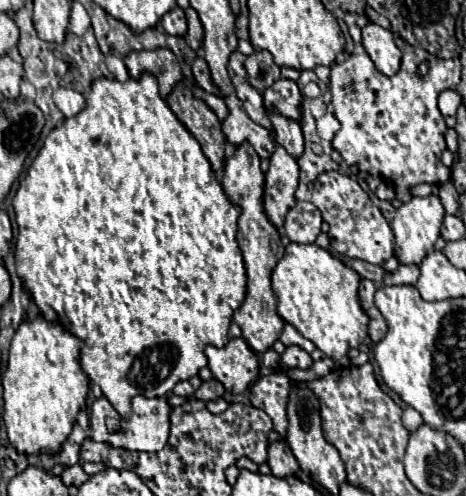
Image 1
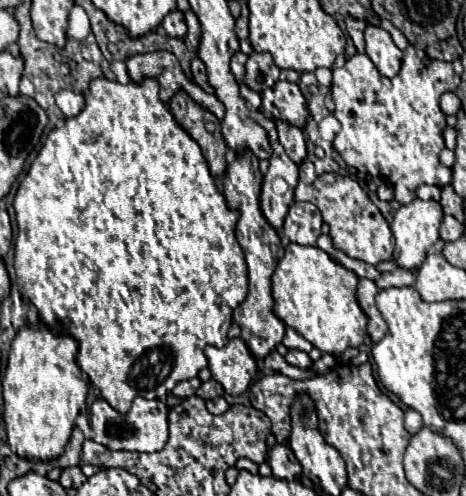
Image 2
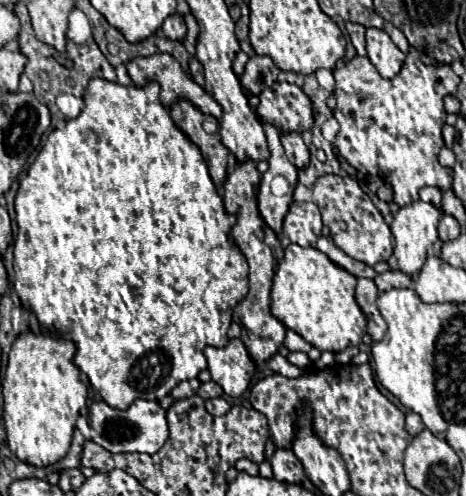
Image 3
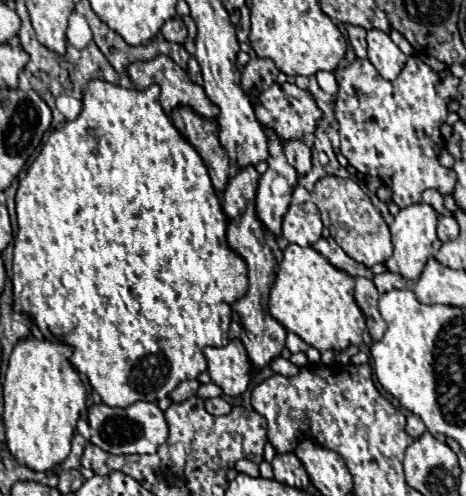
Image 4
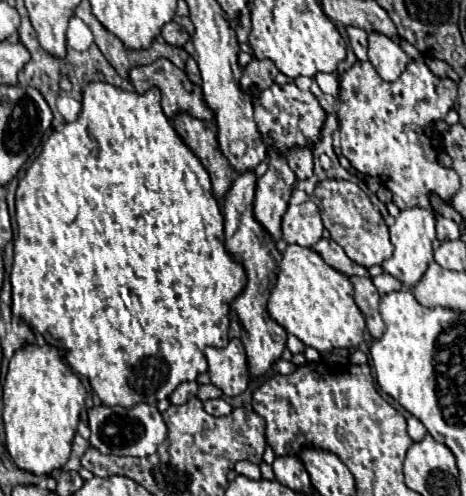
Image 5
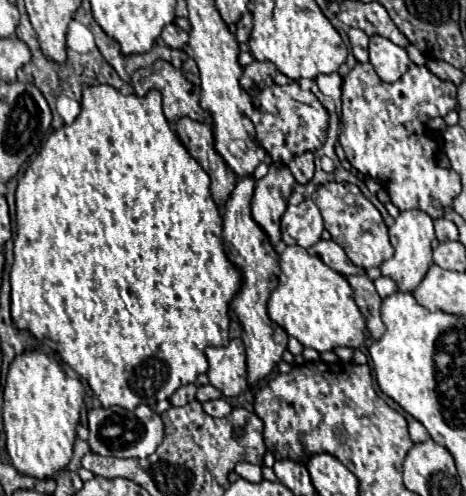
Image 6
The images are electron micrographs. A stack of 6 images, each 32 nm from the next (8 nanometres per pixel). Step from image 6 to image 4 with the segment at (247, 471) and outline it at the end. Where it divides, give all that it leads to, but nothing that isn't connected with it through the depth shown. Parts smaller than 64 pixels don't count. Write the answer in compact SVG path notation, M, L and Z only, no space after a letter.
M238 460L234 468L236 468L236 472L240 472L240 474L252 476L252 478L260 478L260 470L258 470L258 464L254 464L254 462L250 462L250 460Z

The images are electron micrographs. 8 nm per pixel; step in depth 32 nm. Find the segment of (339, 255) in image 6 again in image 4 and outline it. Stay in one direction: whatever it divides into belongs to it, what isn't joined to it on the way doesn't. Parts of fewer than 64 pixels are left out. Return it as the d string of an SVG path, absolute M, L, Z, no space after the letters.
M320 238L312 248L314 248L316 252L320 252L334 268L344 270L344 272L350 274L350 276L374 278L374 274L372 274L366 266L362 266L362 264L358 264L356 260L352 260L350 256L346 256L346 252L344 252L332 238Z

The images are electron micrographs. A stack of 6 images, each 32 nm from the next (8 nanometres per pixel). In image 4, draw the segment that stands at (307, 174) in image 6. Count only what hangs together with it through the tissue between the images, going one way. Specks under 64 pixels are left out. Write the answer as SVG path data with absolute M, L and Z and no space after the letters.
M296 140L292 144L284 144L284 154L298 176L306 176L312 170L312 154L306 144L296 144Z

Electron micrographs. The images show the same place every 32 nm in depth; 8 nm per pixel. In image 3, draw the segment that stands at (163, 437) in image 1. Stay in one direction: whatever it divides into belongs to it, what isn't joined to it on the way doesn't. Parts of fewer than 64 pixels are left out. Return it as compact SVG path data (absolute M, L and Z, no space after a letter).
M136 400L128 410L112 408L106 402L94 402L90 406L90 428L92 428L92 442L114 454L122 452L156 454L160 446L168 440L166 412L164 408L160 408L158 402L148 400Z

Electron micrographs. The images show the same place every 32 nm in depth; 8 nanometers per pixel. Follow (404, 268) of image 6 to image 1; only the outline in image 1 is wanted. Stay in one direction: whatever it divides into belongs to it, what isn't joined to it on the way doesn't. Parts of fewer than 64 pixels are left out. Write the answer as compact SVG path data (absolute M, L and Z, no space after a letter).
M414 196L408 204L402 204L396 210L394 220L390 222L390 228L396 236L396 248L394 248L394 256L398 258L400 264L420 264L426 256L428 250L432 250L434 242L440 236L440 226L444 220L444 206L440 202L438 196L428 196L428 198L418 198Z

